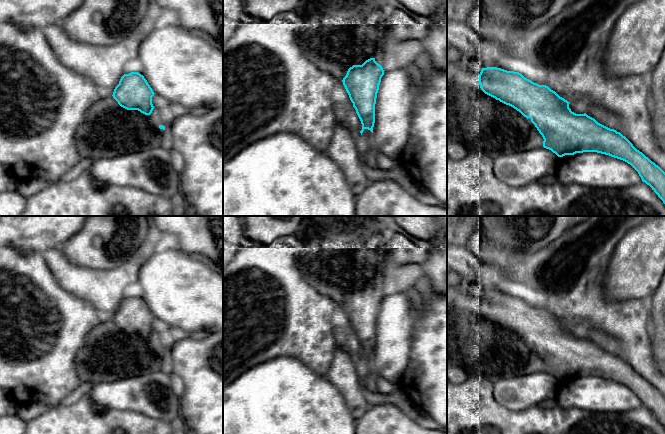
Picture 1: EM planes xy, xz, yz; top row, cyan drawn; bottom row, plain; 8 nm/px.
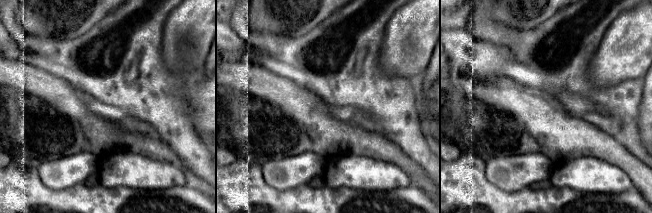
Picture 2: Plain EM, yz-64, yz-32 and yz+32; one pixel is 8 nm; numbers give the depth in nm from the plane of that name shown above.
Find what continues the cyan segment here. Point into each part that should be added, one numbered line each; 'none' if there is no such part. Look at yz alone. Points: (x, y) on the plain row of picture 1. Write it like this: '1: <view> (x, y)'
1: yz (479, 346)

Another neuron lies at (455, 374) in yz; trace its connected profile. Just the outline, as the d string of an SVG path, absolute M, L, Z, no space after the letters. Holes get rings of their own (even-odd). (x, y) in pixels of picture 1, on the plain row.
M447 364L447 379L453 384L460 384L468 377L459 366Z

